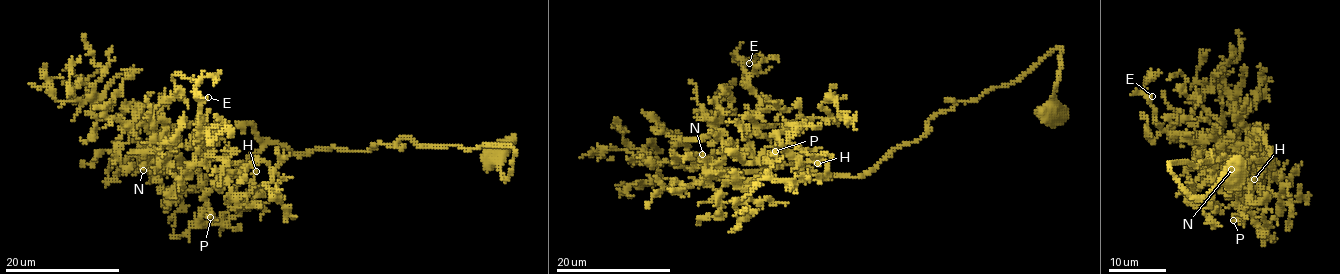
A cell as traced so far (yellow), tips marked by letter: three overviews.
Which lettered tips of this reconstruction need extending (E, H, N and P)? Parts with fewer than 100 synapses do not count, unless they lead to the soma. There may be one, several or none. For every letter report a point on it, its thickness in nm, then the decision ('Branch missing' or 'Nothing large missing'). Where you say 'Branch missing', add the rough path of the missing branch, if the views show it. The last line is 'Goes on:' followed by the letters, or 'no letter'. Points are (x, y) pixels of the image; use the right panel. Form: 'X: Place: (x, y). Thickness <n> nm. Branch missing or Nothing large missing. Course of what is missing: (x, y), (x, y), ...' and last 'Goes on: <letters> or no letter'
E: Place: (1152, 96). Thickness 120 nm. Nothing large missing
H: Place: (1254, 179). Thickness 380 nm. Nothing large missing
N: Place: (1231, 169). Thickness 240 nm. Nothing large missing
P: Place: (1233, 220). Thickness 300 nm. Nothing large missing
Goes on: no letter

